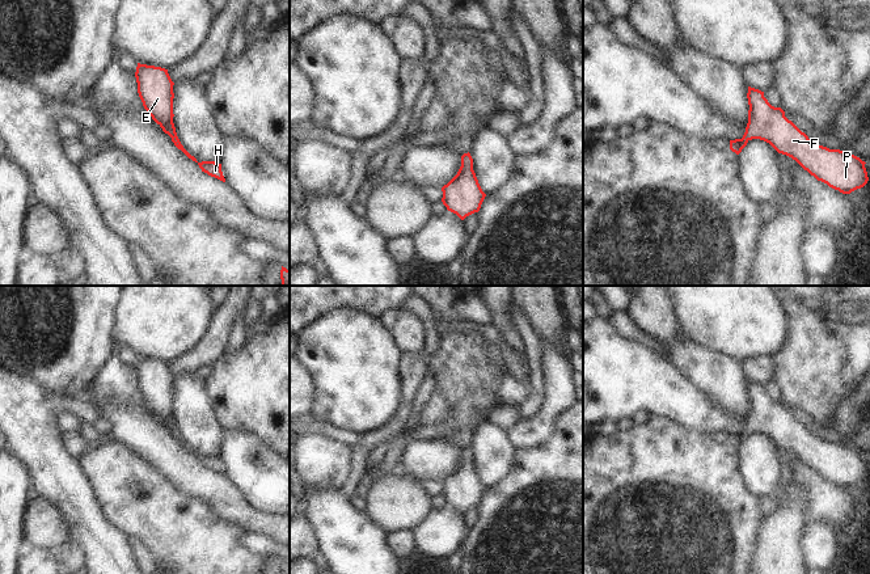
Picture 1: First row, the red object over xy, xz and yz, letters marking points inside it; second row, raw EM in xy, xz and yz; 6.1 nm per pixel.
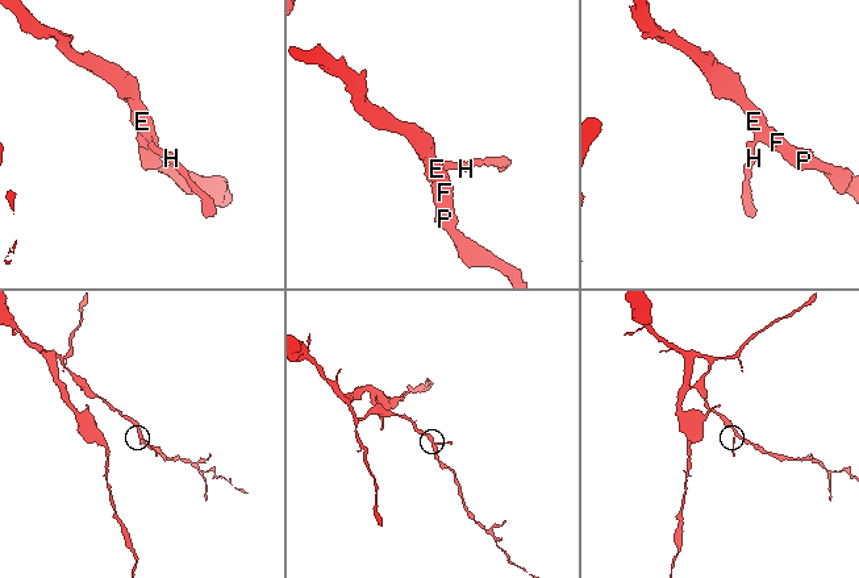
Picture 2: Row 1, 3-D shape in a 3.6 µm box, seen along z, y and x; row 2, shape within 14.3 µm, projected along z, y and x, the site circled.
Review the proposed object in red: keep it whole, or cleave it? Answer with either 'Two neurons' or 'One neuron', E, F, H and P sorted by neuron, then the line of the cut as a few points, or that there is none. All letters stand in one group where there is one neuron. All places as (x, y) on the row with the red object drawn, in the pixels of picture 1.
One neuron. Groups: E F H P. No split

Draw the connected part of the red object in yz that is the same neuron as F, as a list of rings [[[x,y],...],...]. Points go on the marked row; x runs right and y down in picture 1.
[[[748,86],[748,123],[742,139],[730,140],[730,149],[739,155],[747,143],[752,139],[760,139],[769,143],[778,153],[786,155],[795,160],[804,170],[814,176],[818,181],[827,183],[829,187],[842,194],[863,187],[867,181],[865,161],[840,149],[829,149],[819,145],[808,139],[791,121],[785,117],[781,107],[772,106],[764,97],[764,92]]]

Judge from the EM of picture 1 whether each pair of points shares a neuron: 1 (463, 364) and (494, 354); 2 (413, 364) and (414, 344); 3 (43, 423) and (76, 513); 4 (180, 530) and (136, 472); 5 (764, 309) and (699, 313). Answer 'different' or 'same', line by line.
1: different
2: different
3: same
4: same
5: same

